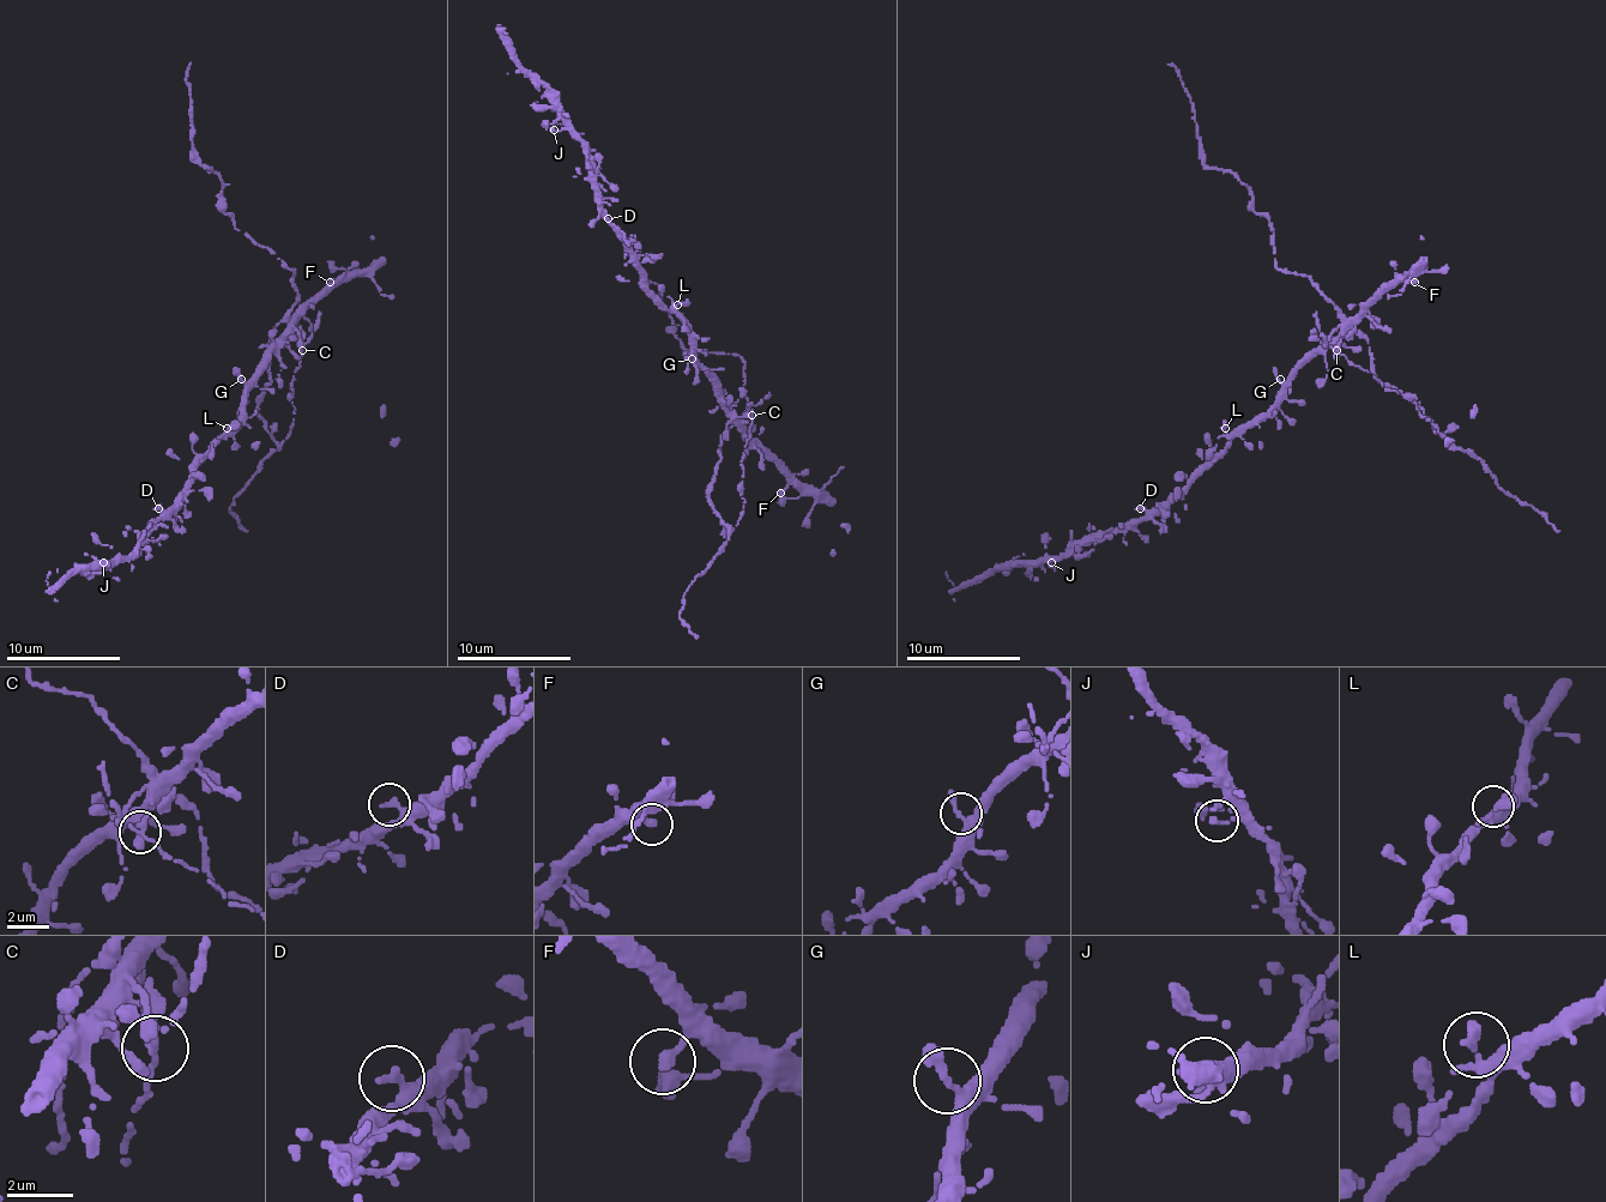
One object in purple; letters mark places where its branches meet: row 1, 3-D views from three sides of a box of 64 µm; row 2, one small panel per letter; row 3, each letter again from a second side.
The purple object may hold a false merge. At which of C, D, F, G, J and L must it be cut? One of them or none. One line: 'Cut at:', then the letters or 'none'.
Cut at: none

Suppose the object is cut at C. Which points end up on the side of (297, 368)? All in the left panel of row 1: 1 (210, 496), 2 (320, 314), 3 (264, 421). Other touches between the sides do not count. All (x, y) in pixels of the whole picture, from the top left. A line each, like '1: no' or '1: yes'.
1: no
2: yes
3: yes

